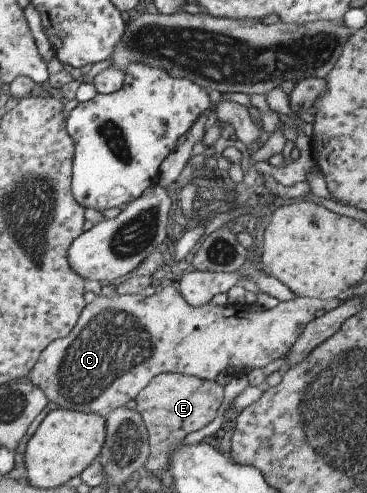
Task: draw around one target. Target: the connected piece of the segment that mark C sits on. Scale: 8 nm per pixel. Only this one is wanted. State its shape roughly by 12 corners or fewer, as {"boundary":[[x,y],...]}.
{"boundary":[[98,295],[25,380],[103,419],[160,373],[289,351],[339,298]]}

